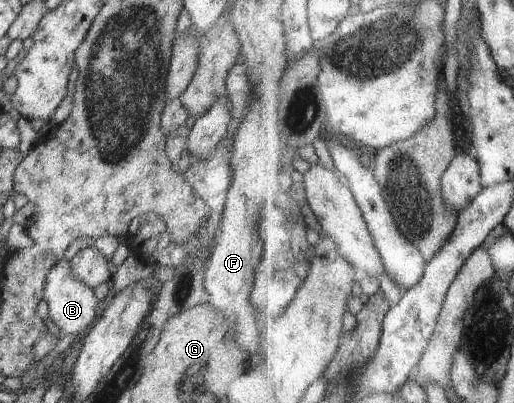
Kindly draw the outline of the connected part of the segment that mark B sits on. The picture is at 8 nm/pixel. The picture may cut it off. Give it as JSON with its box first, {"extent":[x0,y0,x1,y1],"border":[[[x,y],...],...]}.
{"extent":[43,258,100,338],"border":[[[66,258],[60,260],[50,270],[46,278],[43,302],[46,308],[45,313],[48,313],[49,319],[59,328],[61,336],[74,338],[84,335],[96,321],[97,307],[99,307],[100,303],[95,297],[94,291],[82,285],[71,274],[71,261],[68,261]]]}

